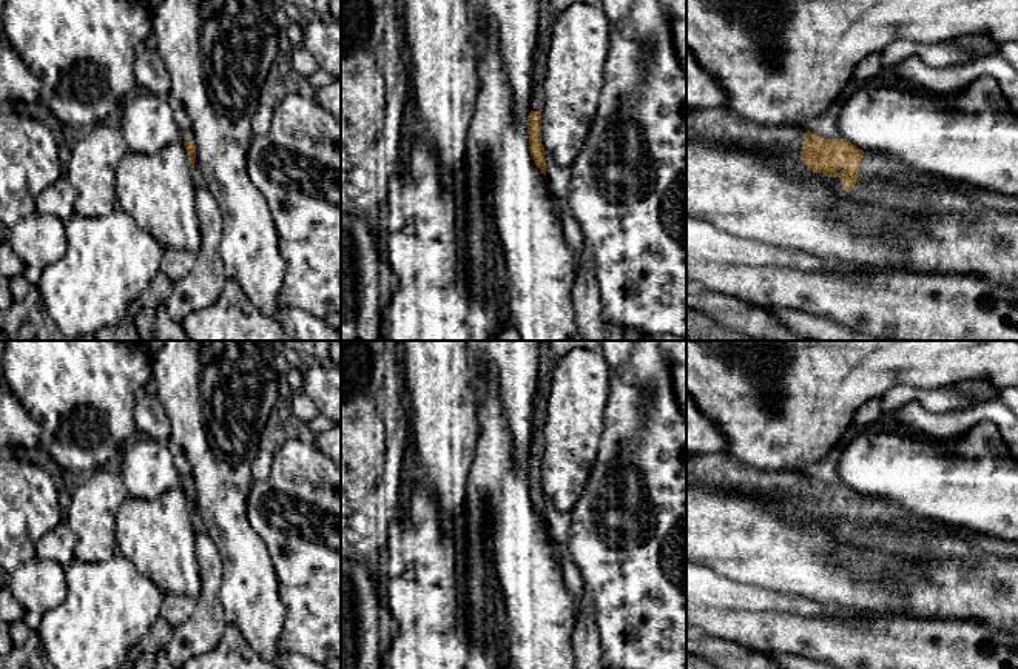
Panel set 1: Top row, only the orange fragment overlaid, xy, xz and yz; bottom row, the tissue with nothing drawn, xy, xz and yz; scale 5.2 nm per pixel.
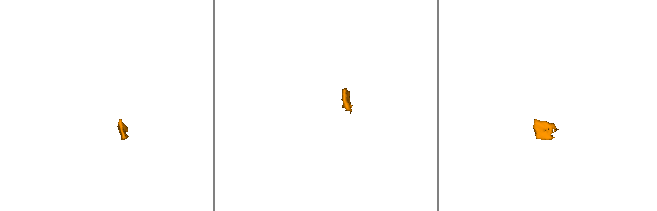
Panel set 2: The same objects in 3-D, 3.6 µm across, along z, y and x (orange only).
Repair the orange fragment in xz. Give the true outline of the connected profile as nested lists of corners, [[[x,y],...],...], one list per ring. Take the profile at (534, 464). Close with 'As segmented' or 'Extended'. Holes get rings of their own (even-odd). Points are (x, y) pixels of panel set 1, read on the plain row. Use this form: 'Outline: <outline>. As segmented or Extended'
Outline: [[[543,341],[538,351],[537,392],[534,398],[531,458],[528,461],[529,496],[540,516],[546,521],[544,492],[541,489],[541,455],[544,450],[544,419],[551,390],[552,371],[557,364],[548,341]]]. Extended

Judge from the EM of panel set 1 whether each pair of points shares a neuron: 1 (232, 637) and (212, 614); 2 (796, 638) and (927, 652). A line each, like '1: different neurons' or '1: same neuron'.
1: different neurons
2: same neuron

